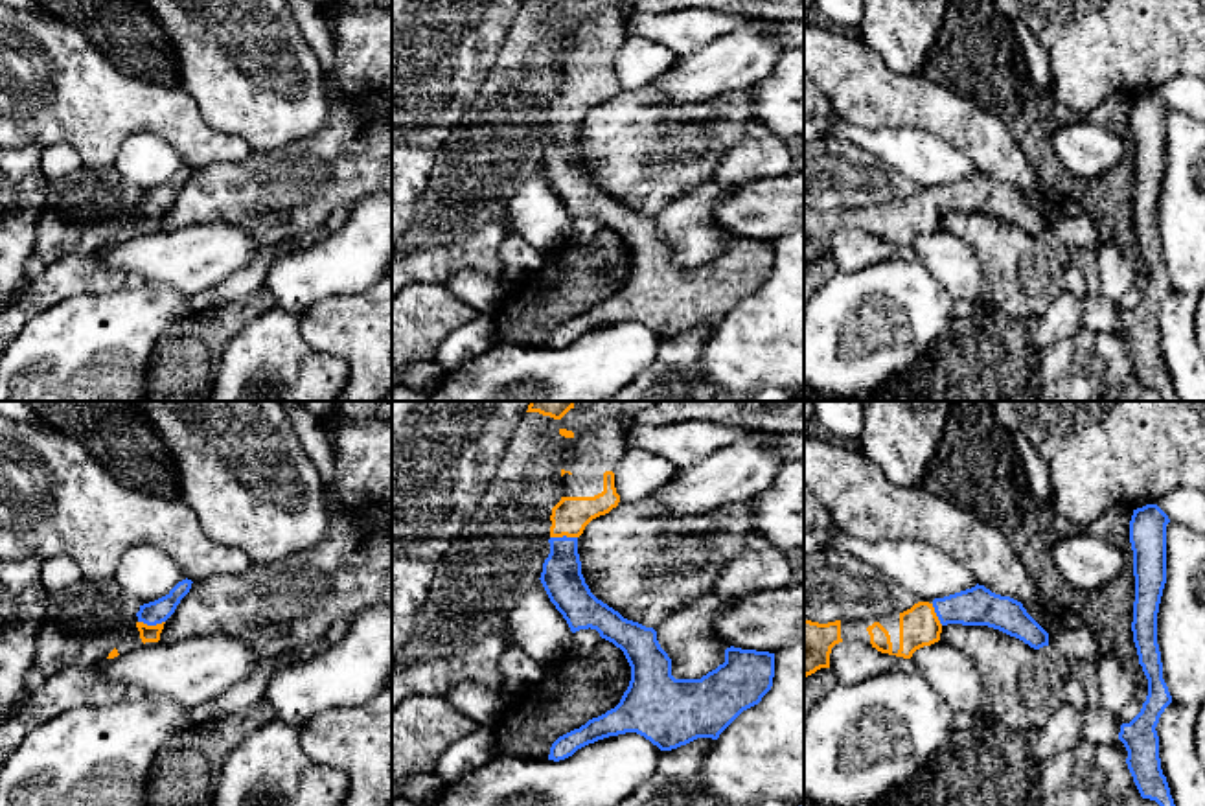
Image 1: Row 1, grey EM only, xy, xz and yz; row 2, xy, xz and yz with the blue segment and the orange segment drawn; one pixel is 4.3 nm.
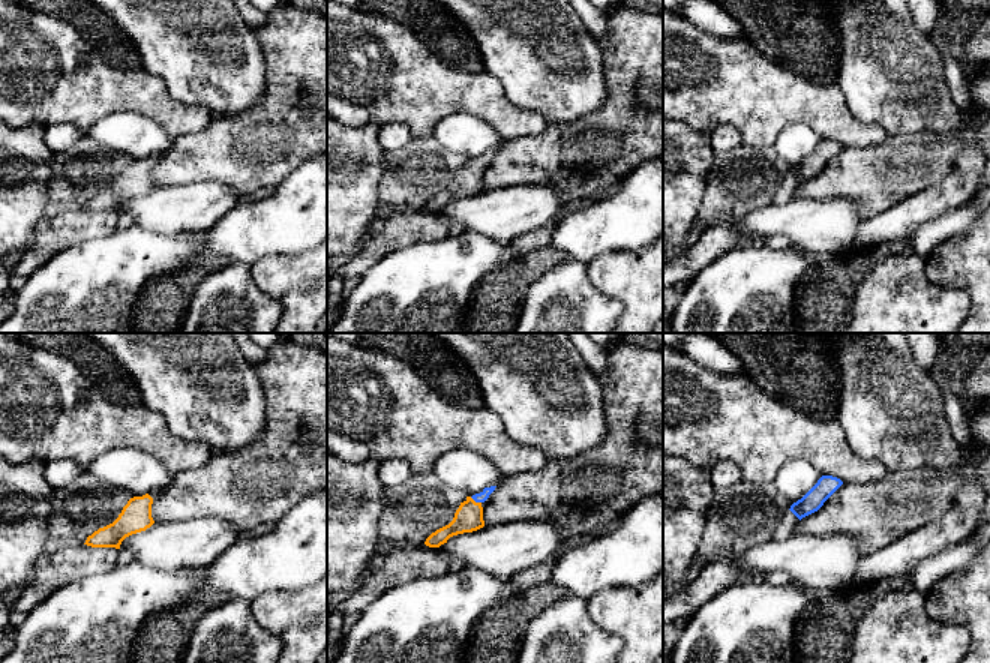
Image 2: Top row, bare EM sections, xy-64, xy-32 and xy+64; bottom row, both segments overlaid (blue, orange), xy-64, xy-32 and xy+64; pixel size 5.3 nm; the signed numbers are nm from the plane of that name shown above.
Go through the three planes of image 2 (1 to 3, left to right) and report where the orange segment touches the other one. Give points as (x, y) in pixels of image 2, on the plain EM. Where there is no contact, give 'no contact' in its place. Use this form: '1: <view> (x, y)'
1: no contact
2: xy-32 (476, 165)
3: no contact

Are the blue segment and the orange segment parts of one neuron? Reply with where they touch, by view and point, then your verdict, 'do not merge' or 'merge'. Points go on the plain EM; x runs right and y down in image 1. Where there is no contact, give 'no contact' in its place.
xy (151, 212) | merge

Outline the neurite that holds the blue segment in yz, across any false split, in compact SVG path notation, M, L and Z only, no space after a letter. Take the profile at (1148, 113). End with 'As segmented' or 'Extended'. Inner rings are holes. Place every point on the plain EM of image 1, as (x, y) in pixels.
M1157 92L1133 98L1130 131L1133 138L1135 190L1133 230L1139 252L1148 267L1148 283L1141 300L1120 313L1119 328L1128 339L1128 357L1142 386L1155 388L1161 401L1177 401L1166 364L1161 357L1157 311L1172 283L1163 267L1157 232L1157 201L1166 171L1168 103Z. As segmented

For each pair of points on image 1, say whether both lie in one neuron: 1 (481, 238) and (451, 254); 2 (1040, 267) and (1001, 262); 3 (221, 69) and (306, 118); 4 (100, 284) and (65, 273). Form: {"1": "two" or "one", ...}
{"1": "one", "2": "one", "3": "one", "4": "one"}

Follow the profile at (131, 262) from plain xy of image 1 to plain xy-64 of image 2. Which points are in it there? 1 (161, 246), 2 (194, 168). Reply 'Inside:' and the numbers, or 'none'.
Inside: none

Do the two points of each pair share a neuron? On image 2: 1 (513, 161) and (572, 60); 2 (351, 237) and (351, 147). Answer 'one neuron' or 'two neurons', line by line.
1: two neurons
2: one neuron

